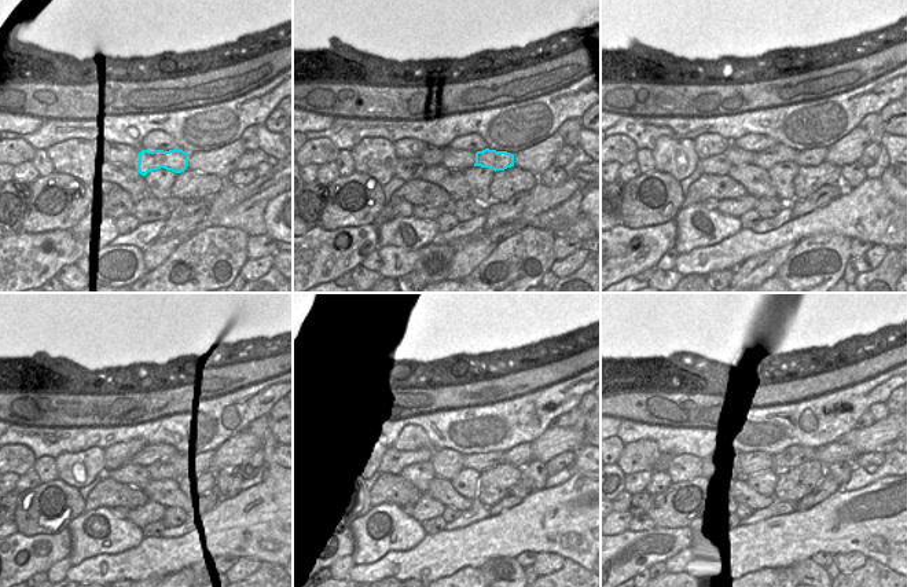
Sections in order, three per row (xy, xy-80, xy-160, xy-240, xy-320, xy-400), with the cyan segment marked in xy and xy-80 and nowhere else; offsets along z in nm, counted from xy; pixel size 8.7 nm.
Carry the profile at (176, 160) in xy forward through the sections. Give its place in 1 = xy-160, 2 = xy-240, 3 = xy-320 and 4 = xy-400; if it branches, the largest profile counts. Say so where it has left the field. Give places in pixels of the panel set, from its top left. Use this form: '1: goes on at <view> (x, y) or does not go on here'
1: goes on at xy-160 (814, 157)
2: goes on at xy-240 (212, 459)
3: goes on at xy-320 (518, 457)
4: goes on at xy-400 (838, 451)

